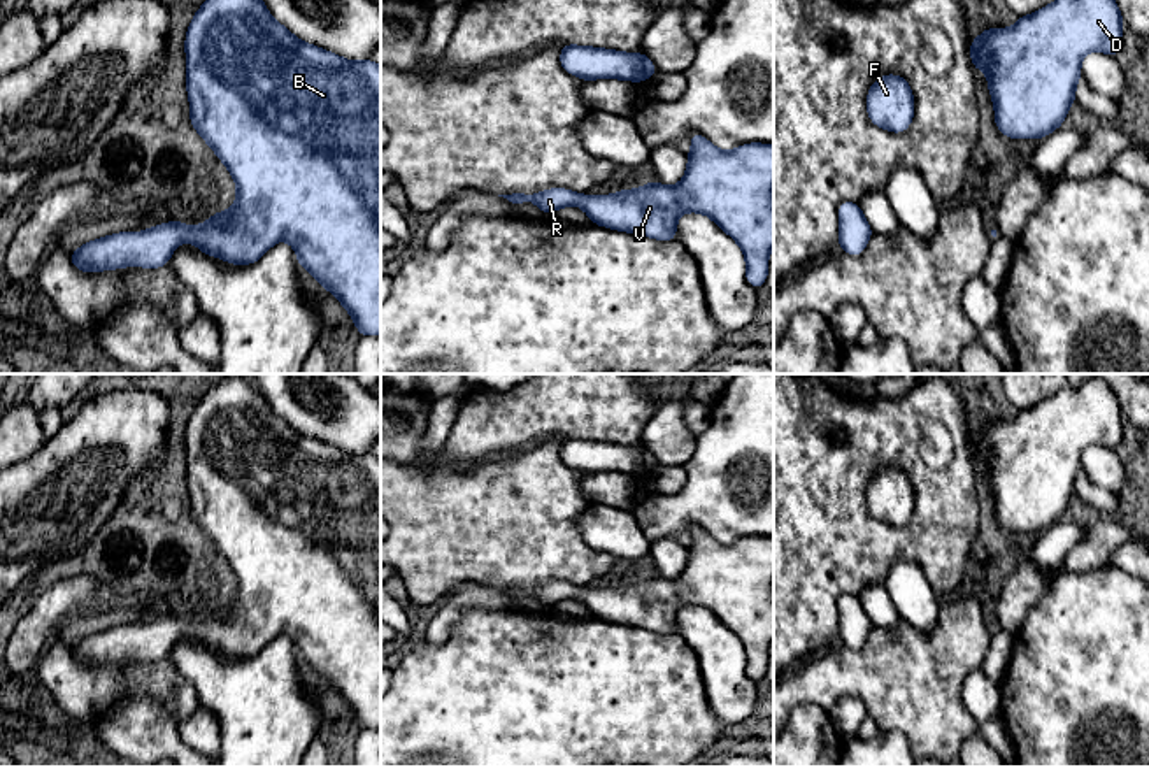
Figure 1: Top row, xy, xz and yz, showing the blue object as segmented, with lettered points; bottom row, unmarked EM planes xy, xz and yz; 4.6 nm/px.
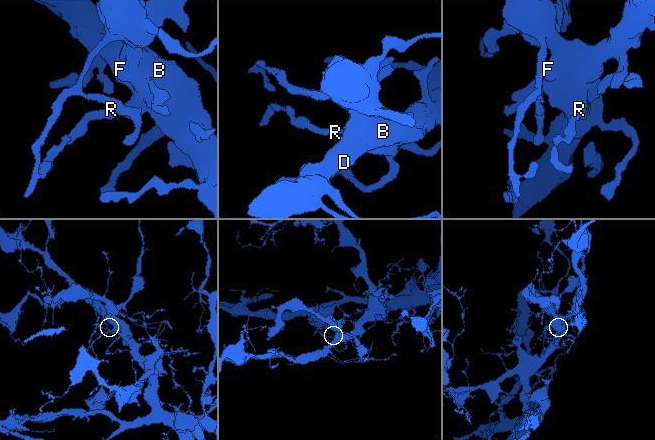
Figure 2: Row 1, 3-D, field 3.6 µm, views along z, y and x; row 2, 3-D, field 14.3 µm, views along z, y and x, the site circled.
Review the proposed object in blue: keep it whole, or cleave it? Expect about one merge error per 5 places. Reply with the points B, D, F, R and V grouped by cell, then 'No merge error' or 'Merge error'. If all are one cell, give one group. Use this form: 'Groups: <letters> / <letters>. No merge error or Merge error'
Groups: B D F R V. No merge error

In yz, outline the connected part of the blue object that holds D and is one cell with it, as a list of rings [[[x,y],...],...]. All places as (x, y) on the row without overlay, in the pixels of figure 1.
[[[1100,377],[1077,388],[1067,384],[1035,407],[1019,409],[1012,421],[986,421],[972,432],[972,458],[988,470],[996,521],[1016,534],[1038,534],[1060,521],[1075,495],[1082,451],[1093,444],[1114,449],[1123,444],[1121,404]]]

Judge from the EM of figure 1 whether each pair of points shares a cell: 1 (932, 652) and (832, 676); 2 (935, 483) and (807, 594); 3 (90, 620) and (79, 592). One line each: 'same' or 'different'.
1: same
2: same
3: different

